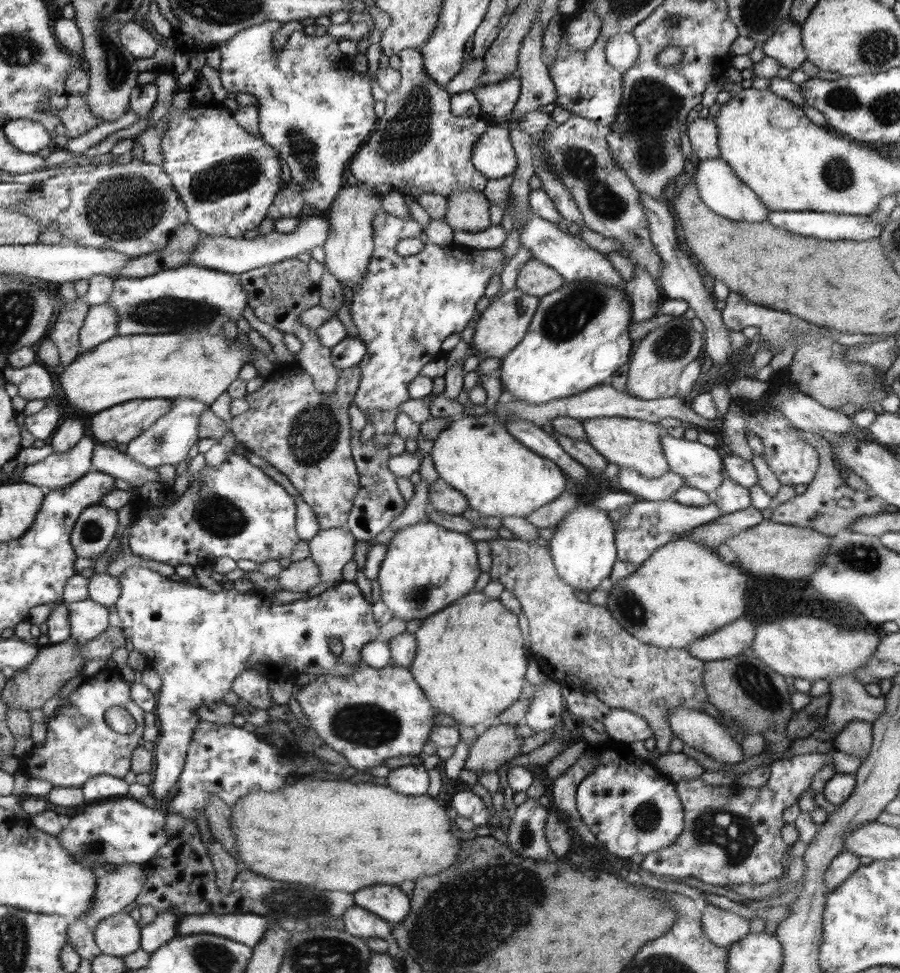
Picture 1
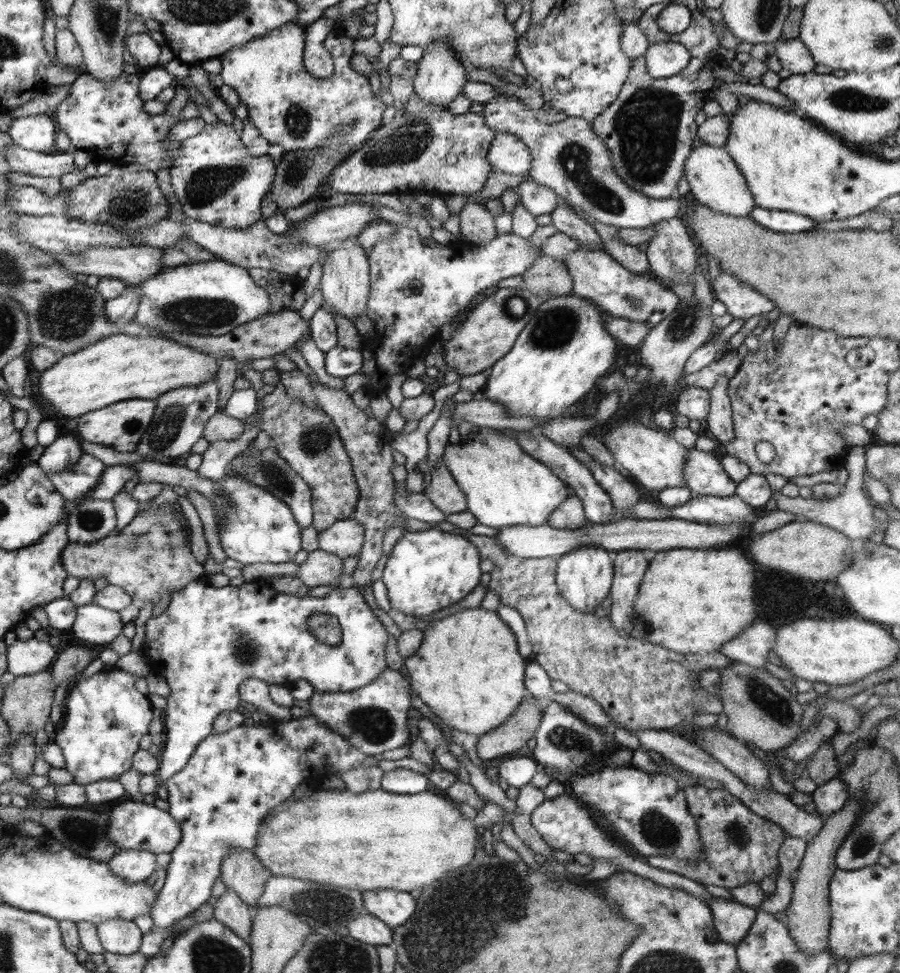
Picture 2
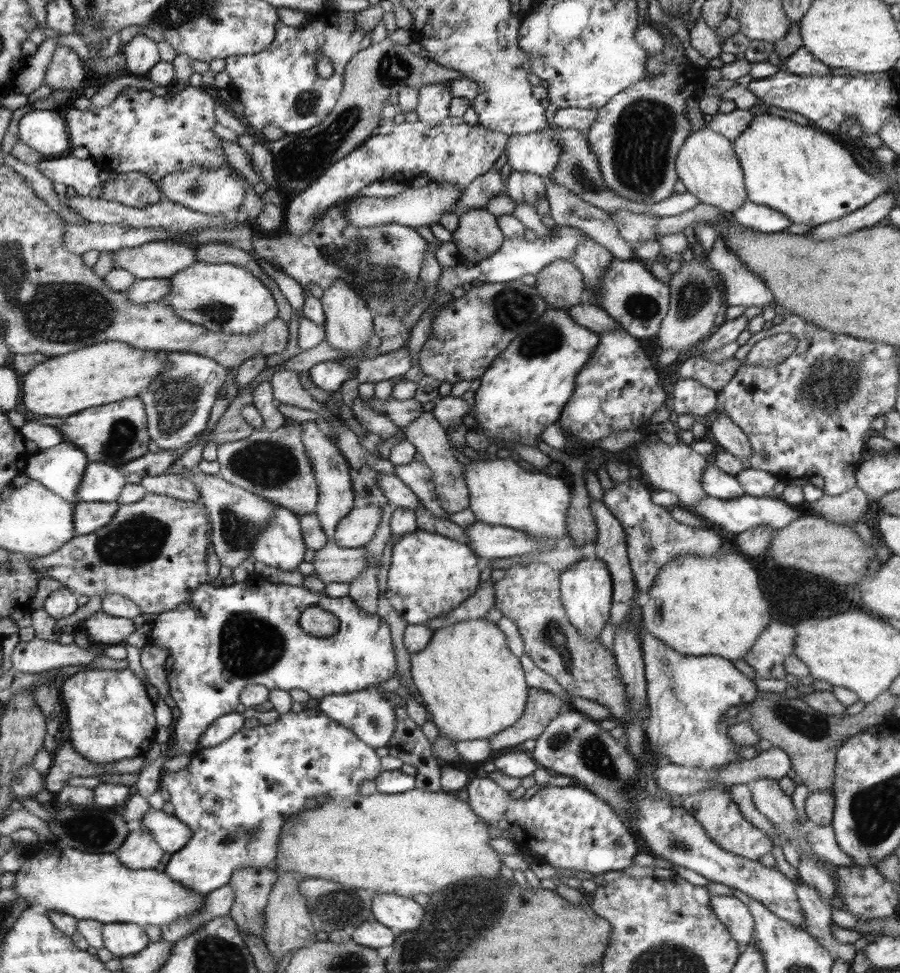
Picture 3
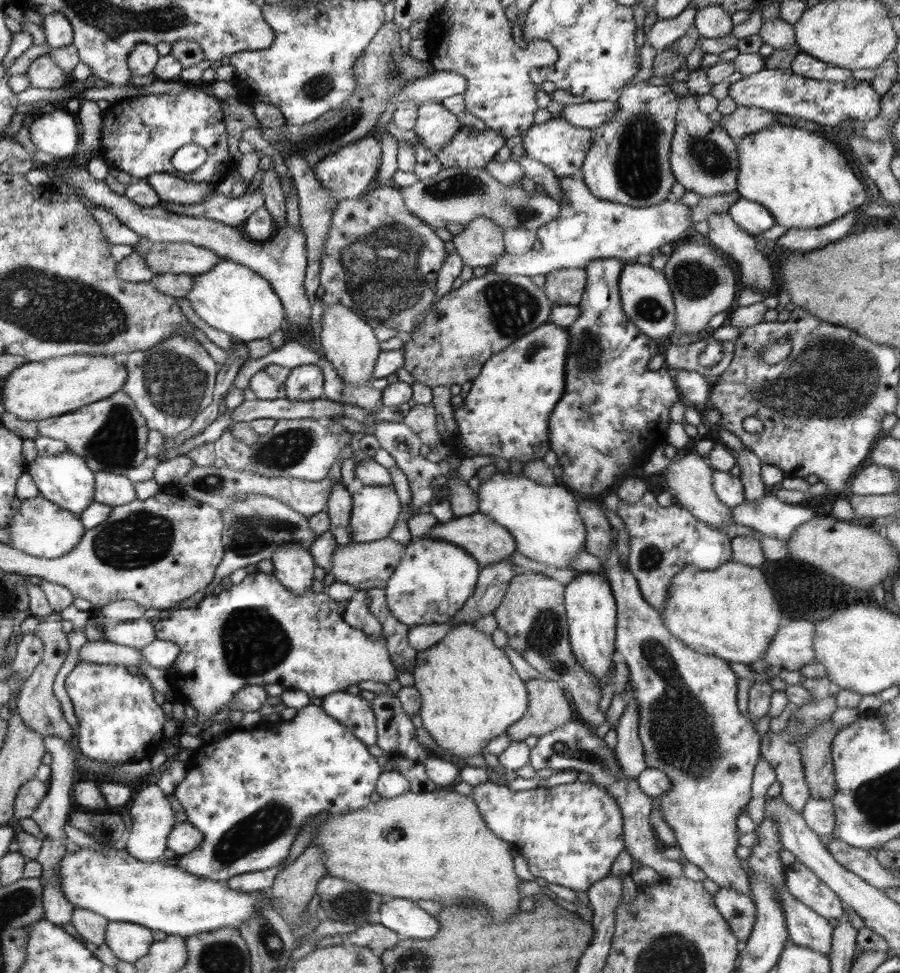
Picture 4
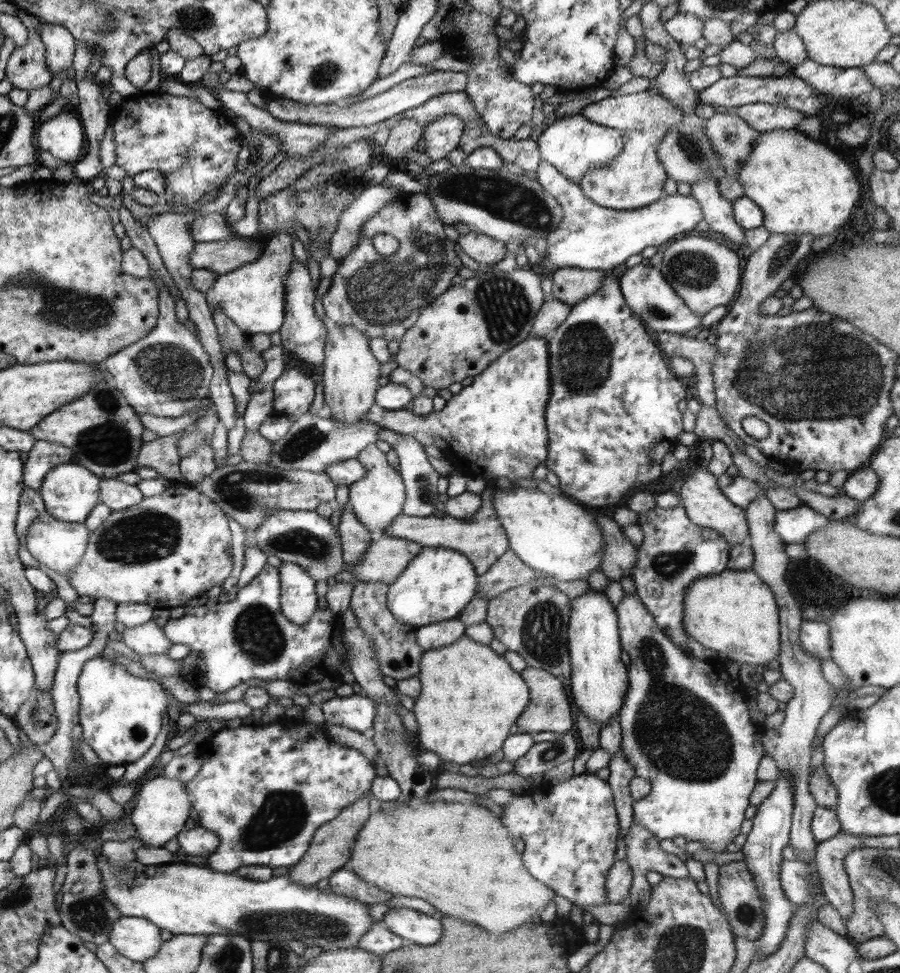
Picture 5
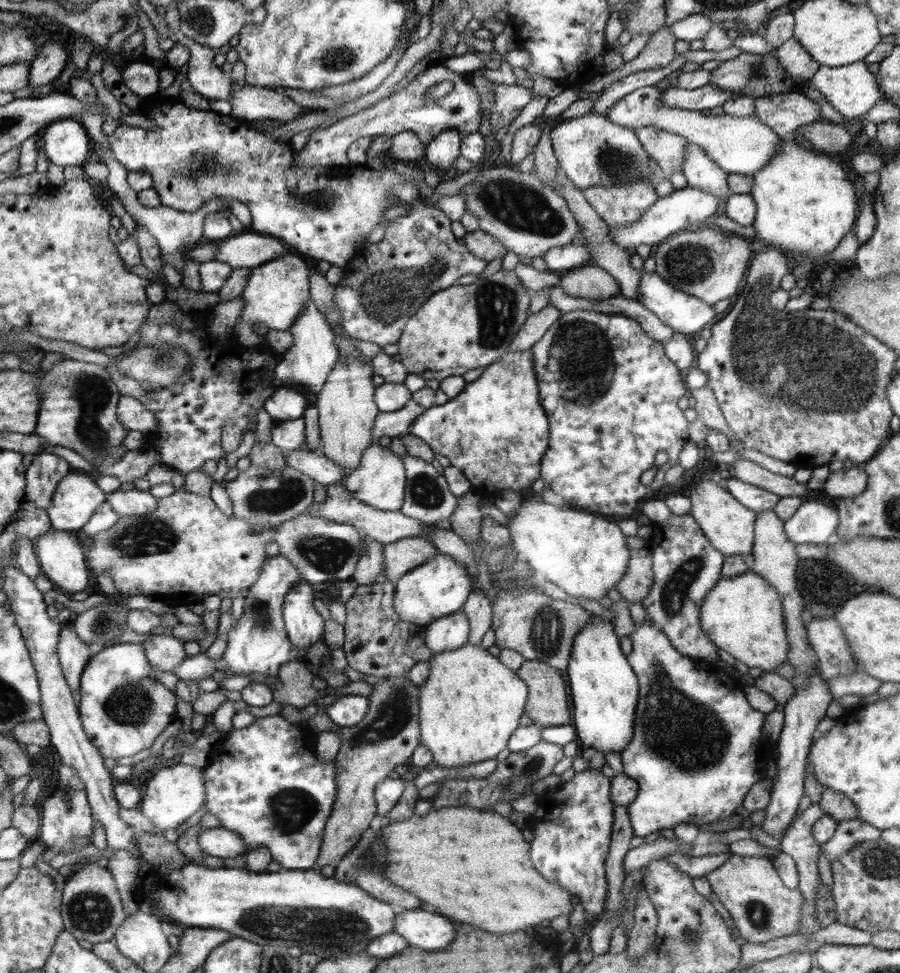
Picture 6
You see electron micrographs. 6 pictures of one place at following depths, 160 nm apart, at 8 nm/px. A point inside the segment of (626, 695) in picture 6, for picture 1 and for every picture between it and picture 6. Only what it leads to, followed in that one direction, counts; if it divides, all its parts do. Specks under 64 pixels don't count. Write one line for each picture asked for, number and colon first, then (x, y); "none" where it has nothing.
1: (583, 549)
2: (584, 577)
3: (586, 588)
4: (589, 601)
5: (599, 680)

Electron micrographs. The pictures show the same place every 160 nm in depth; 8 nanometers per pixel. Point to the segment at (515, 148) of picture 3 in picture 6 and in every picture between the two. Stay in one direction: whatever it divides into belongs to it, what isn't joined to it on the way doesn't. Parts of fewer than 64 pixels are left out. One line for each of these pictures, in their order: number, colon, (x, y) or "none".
4: (556, 143)
5: (573, 144)
6: (592, 150)

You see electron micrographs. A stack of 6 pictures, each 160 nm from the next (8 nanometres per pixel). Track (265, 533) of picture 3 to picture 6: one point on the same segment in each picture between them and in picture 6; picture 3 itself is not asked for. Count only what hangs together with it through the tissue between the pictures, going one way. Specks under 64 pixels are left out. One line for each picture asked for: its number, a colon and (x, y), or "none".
4: (294, 566)
5: (298, 594)
6: (304, 625)

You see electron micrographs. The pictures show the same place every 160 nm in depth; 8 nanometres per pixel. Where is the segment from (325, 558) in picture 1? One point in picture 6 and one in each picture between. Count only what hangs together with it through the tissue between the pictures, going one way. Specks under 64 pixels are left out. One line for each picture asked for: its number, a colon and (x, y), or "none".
2: (345, 538)
3: (358, 528)
4: (375, 511)
5: (377, 498)
6: (380, 479)

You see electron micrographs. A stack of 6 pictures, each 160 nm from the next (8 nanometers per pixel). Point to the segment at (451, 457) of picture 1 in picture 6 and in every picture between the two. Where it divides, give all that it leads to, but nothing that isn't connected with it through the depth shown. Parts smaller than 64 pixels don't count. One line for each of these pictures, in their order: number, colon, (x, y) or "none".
2: (504, 486)
3: (501, 492)
4: (544, 520)
5: (555, 535)
6: (586, 555)

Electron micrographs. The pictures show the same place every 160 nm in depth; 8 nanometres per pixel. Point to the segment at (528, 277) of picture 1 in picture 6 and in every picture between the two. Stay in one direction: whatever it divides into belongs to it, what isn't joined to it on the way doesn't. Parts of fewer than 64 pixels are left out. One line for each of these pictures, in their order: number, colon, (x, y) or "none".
2: (546, 278)
3: (561, 284)
4: (566, 286)
5: (571, 285)
6: (592, 282)

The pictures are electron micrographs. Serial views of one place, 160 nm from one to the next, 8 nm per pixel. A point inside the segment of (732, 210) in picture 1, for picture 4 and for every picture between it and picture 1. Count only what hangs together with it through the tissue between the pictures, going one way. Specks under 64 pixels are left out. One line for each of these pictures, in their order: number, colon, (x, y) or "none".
2: (715, 180)
3: (707, 165)
4: (703, 157)

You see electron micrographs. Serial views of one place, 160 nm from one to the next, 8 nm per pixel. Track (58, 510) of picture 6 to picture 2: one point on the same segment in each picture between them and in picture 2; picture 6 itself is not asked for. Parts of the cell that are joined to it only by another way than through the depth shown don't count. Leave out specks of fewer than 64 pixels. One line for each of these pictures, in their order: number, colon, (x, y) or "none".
2: (66, 451)
3: (60, 468)
4: (65, 479)
5: (70, 492)

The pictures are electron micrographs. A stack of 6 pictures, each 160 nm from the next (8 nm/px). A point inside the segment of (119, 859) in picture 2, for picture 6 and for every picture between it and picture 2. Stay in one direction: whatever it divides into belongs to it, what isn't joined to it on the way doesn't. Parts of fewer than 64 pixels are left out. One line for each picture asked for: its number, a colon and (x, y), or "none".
3: (140, 850)
4: (152, 817)
5: (163, 806)
6: (176, 792)

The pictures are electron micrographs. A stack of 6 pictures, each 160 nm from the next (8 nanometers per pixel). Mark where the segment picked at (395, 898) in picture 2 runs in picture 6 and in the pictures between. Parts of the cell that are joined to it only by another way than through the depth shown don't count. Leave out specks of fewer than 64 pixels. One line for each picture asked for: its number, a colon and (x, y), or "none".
3: (401, 913)
4: (405, 917)
5: (409, 923)
6: (429, 931)

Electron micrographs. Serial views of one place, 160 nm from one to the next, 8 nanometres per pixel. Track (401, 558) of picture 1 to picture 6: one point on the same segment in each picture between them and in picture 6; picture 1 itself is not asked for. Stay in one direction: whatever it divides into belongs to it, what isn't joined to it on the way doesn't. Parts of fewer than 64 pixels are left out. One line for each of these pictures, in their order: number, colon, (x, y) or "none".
2: (427, 570)
3: (430, 574)
4: (433, 580)
5: (438, 583)
6: (439, 587)

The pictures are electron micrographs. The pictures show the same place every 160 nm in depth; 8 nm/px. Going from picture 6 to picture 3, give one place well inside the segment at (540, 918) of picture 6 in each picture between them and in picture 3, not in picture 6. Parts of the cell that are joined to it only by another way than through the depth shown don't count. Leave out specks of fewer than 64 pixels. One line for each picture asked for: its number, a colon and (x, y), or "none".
3: (418, 842)
4: (436, 846)
5: (459, 857)

